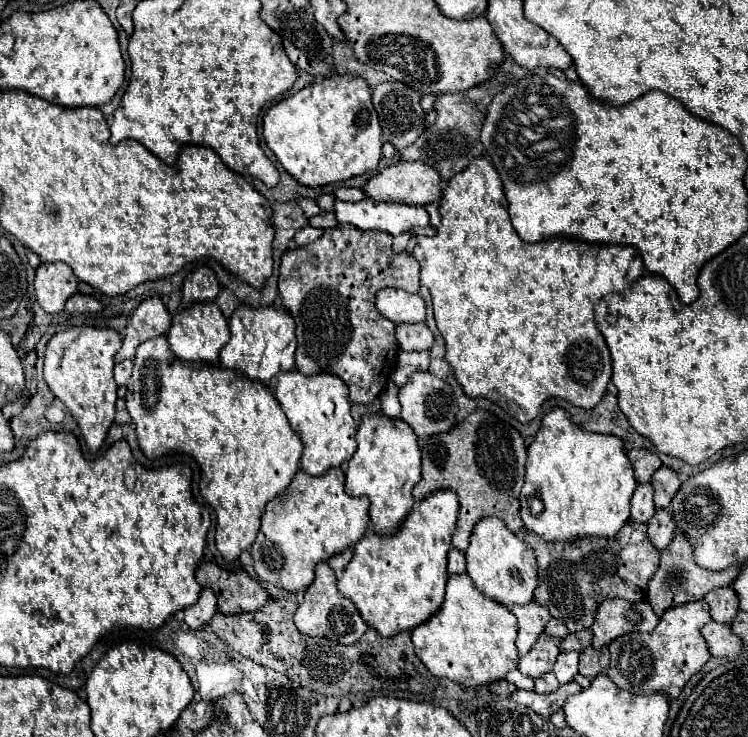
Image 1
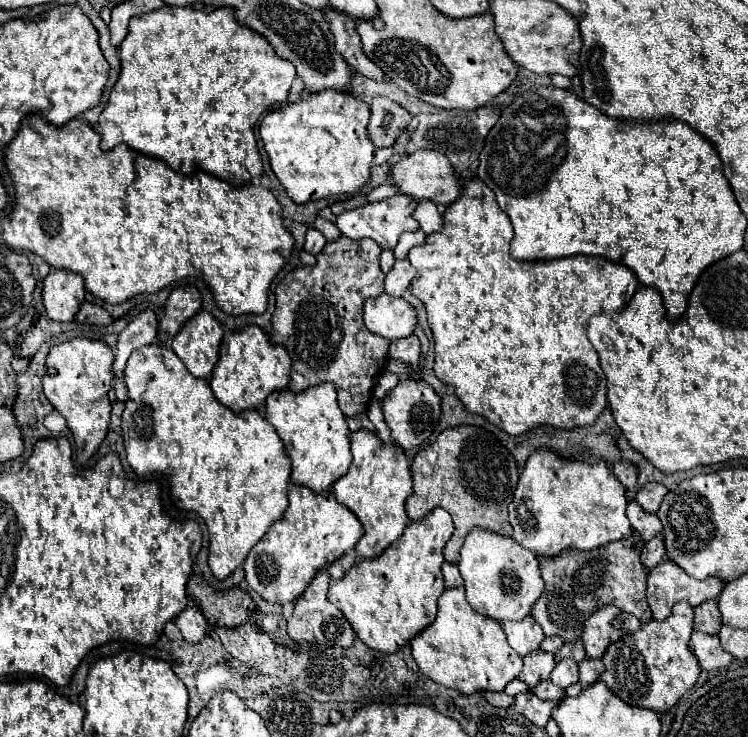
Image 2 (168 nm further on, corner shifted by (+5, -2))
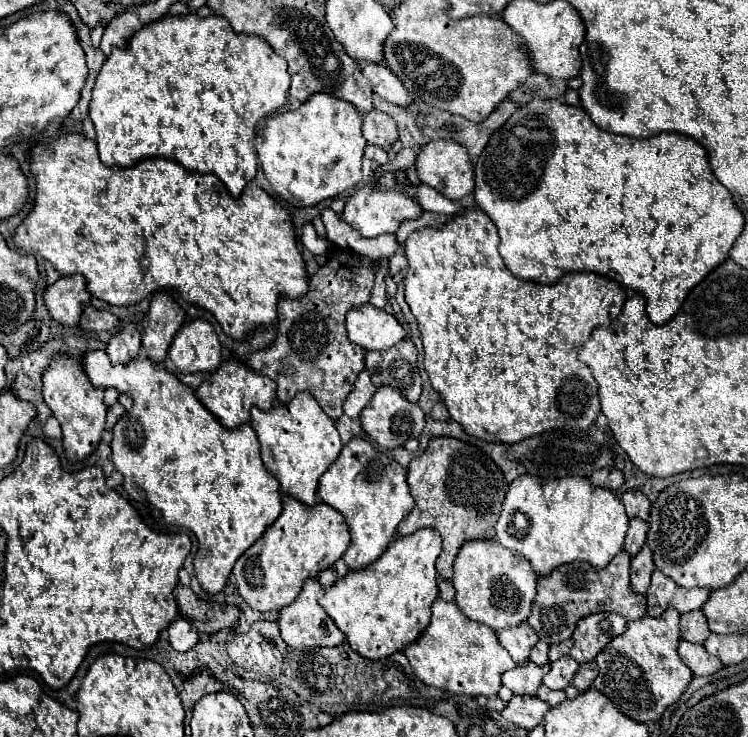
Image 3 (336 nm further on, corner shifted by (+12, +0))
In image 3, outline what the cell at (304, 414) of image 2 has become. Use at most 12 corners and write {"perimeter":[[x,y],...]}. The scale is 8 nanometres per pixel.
{"perimeter":[[310,393],[250,427],[280,491],[316,503],[320,475],[342,451]]}

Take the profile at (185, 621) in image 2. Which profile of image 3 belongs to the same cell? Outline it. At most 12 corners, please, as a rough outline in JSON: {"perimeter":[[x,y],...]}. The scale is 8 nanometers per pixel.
{"perimeter":[[178,617],[168,627],[172,649],[184,653],[198,643],[196,627]]}

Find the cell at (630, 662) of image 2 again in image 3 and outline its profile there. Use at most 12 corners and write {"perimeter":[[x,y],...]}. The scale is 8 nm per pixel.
{"perimeter":[[680,613],[628,623],[596,657],[594,687],[658,721],[692,679]]}

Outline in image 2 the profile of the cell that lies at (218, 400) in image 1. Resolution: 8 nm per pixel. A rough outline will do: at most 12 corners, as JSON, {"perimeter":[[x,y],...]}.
{"perimeter":[[157,345],[125,367],[137,475],[229,577],[287,509],[291,459]]}

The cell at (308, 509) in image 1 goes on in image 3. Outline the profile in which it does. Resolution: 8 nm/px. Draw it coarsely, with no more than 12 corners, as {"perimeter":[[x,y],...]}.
{"perimeter":[[282,495],[282,515],[234,565],[238,593],[278,611],[332,567],[336,509]]}

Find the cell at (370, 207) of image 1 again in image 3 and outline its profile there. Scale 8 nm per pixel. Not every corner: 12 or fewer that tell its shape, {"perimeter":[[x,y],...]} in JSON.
{"perimeter":[[392,171],[394,189],[378,175],[346,199],[342,219],[362,237],[396,233],[422,215],[408,197],[406,171]]}

